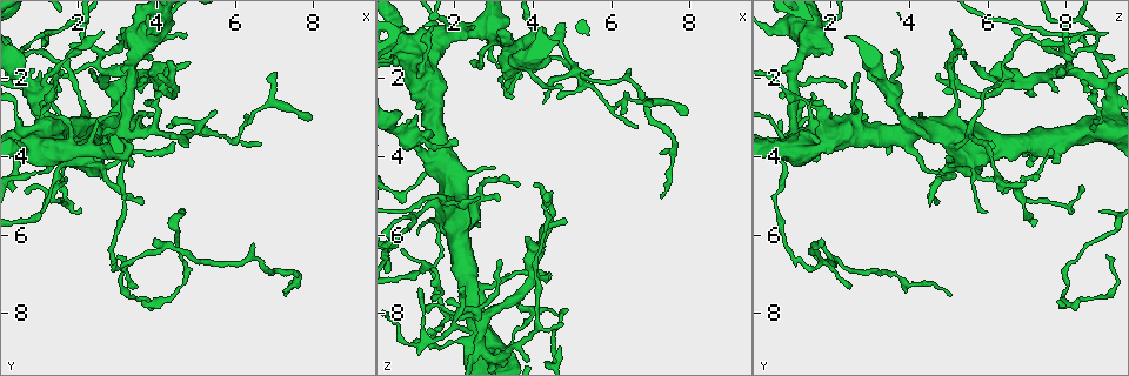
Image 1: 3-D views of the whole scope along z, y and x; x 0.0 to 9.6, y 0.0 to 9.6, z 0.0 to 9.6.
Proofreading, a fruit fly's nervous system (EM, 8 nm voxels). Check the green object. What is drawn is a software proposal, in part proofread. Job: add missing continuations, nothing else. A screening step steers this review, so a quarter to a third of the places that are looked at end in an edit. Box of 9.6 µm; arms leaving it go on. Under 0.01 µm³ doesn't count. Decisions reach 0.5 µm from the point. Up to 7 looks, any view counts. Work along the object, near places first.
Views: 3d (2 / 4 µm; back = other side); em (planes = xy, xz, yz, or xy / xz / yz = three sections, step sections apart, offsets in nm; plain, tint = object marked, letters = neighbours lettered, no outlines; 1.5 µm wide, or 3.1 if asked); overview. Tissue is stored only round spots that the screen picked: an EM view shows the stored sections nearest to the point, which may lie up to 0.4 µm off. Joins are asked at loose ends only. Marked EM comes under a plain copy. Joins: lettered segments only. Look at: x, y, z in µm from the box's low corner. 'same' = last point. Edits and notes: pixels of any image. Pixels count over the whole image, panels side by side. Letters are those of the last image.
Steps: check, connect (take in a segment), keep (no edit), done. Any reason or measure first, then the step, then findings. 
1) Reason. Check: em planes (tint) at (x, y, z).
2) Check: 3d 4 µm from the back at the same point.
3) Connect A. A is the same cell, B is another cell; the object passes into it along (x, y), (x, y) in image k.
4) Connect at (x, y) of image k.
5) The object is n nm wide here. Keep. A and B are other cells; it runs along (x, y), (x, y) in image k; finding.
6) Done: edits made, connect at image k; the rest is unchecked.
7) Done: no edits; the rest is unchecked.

Thin end. Check: em planes (letters) at (3.10, 6.50, 9.00).

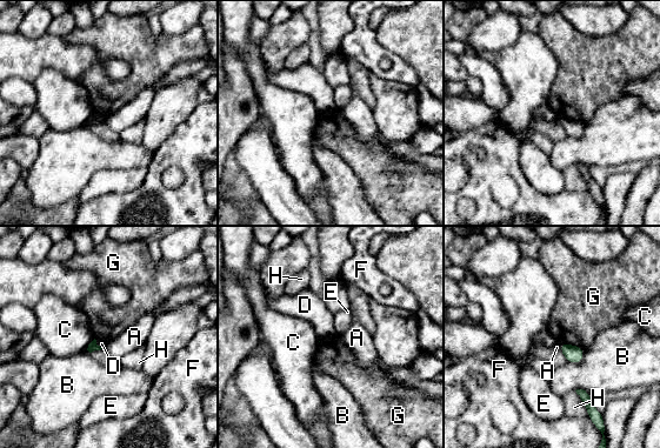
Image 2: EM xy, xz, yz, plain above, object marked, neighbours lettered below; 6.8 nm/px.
Keep. A, B, C, D, E, F, G and H are other cells; a border runs along (560, 341), (582, 348) in image 2; no lettered segment goes on from it.

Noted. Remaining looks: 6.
Tapers out. Check: 3d 2 µm at (6.25, 2.90, 2.80).

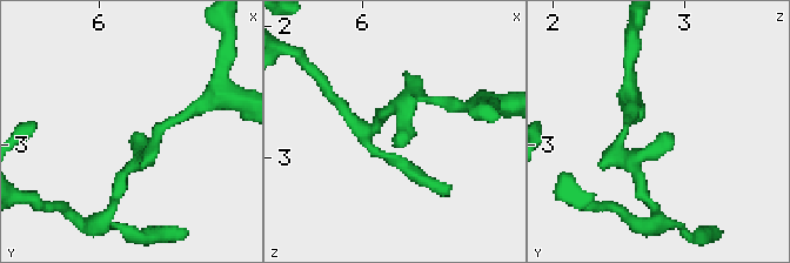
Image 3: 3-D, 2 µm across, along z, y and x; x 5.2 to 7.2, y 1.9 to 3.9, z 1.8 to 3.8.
Shape alone is not enough. Check: em planes (letters) at (6.26, 2.90, 2.86).

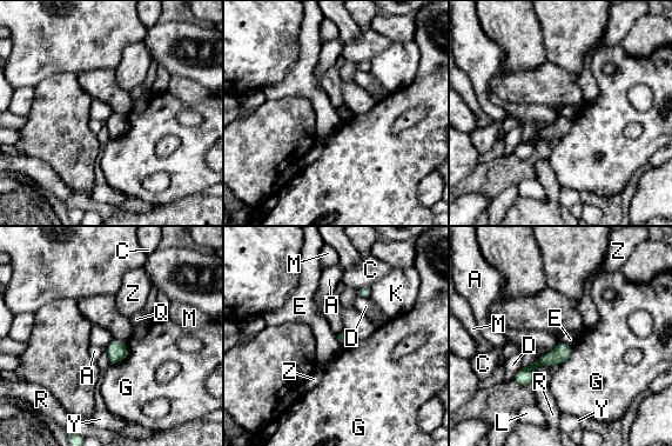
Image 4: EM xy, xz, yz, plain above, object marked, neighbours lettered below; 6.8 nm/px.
Keep. A, C, D, E, G, K, L, M, Q, R, Y and Z are other cells; a border runs along (557, 340), (560, 340), (571, 348) in image 4; none of them fits.

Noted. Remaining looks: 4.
Branch stops here. Check: em planes (letters) at (4.10, 2.45, 0.75).

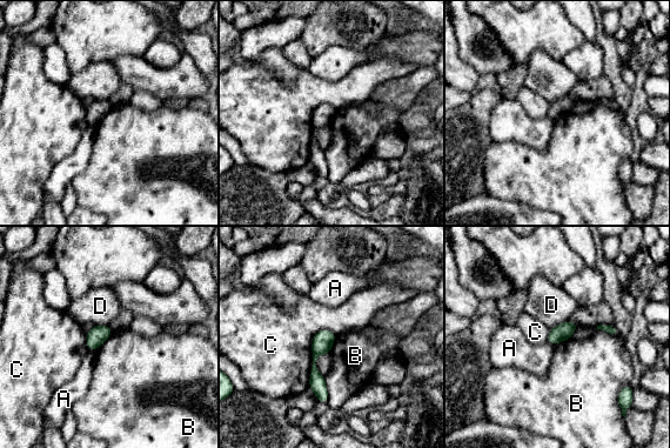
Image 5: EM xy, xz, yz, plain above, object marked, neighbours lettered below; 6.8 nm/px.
Keep. A, B, C and D are other cells; it runs along (325, 332), (314, 360), (323, 400) in image 5; none of them fits.

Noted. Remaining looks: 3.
Done: no edits; the rest is unchecked.

